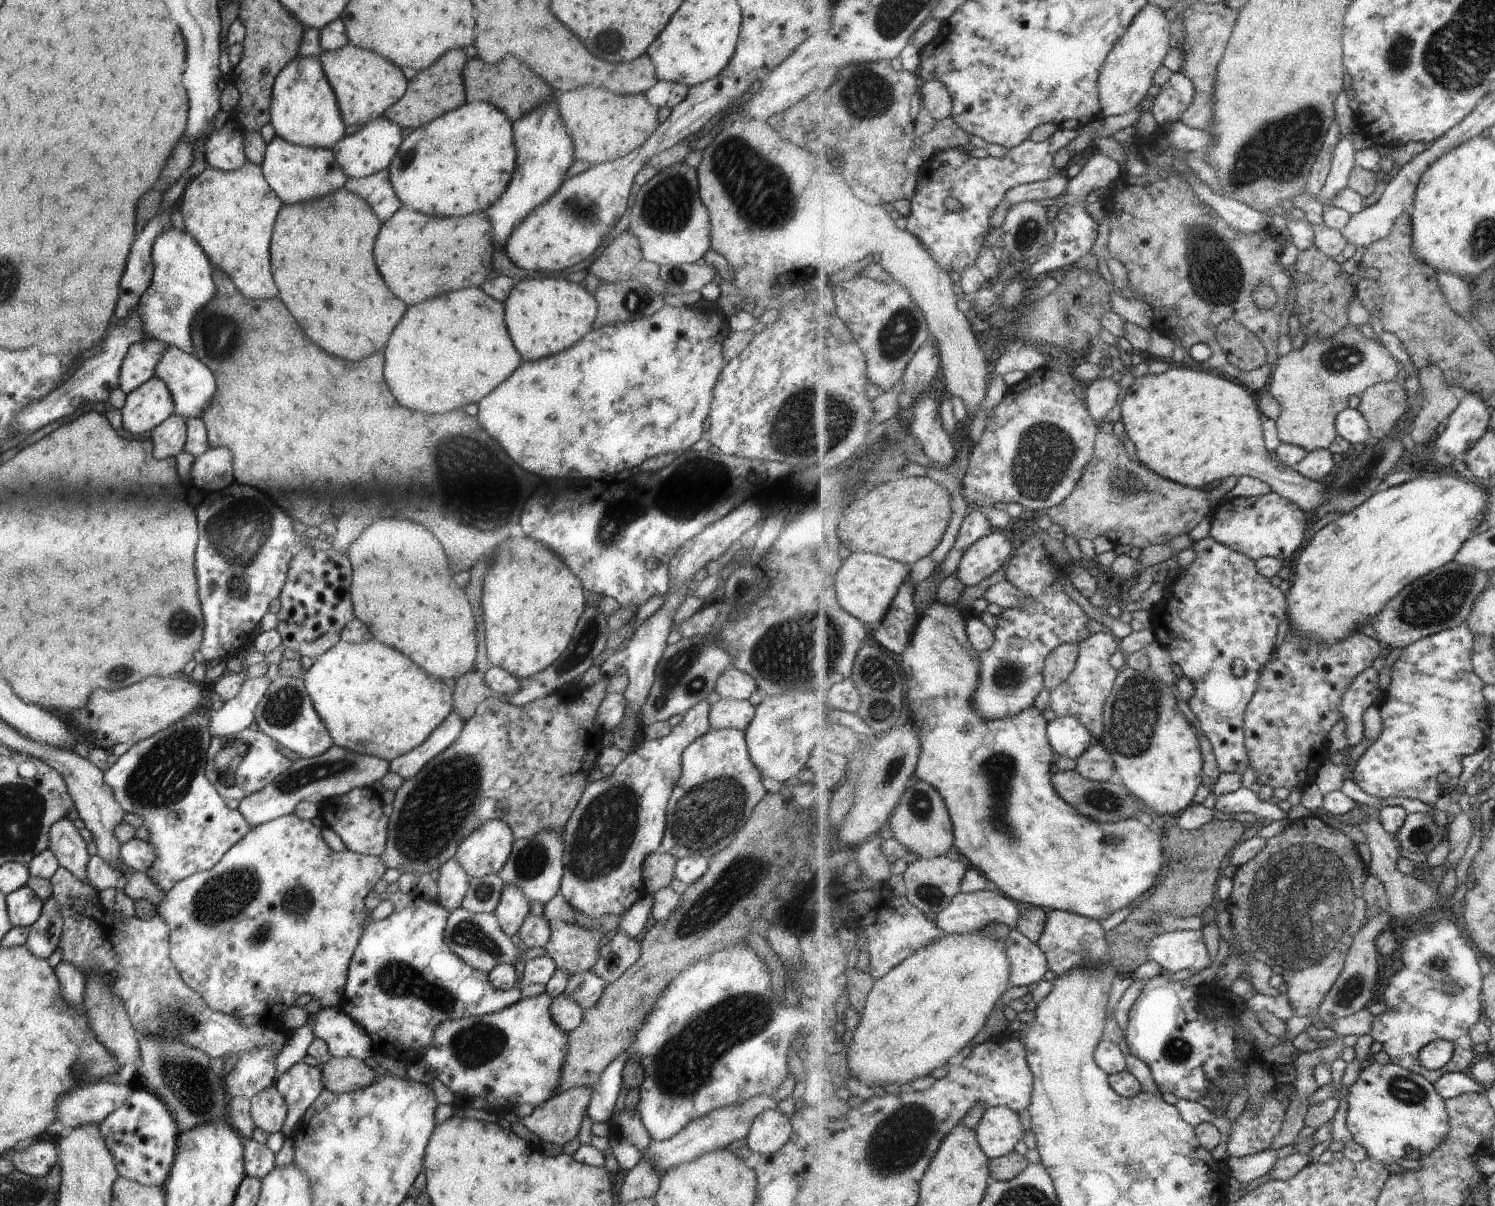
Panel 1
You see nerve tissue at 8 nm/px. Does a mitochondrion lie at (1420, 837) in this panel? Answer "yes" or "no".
yes

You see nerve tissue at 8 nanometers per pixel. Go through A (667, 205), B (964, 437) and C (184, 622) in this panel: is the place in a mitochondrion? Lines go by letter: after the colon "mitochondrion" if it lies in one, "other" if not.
A: mitochondrion
B: other
C: mitochondrion

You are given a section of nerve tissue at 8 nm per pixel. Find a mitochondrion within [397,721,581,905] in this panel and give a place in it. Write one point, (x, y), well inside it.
(531, 859)

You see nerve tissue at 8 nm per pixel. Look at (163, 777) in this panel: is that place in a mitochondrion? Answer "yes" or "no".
yes

